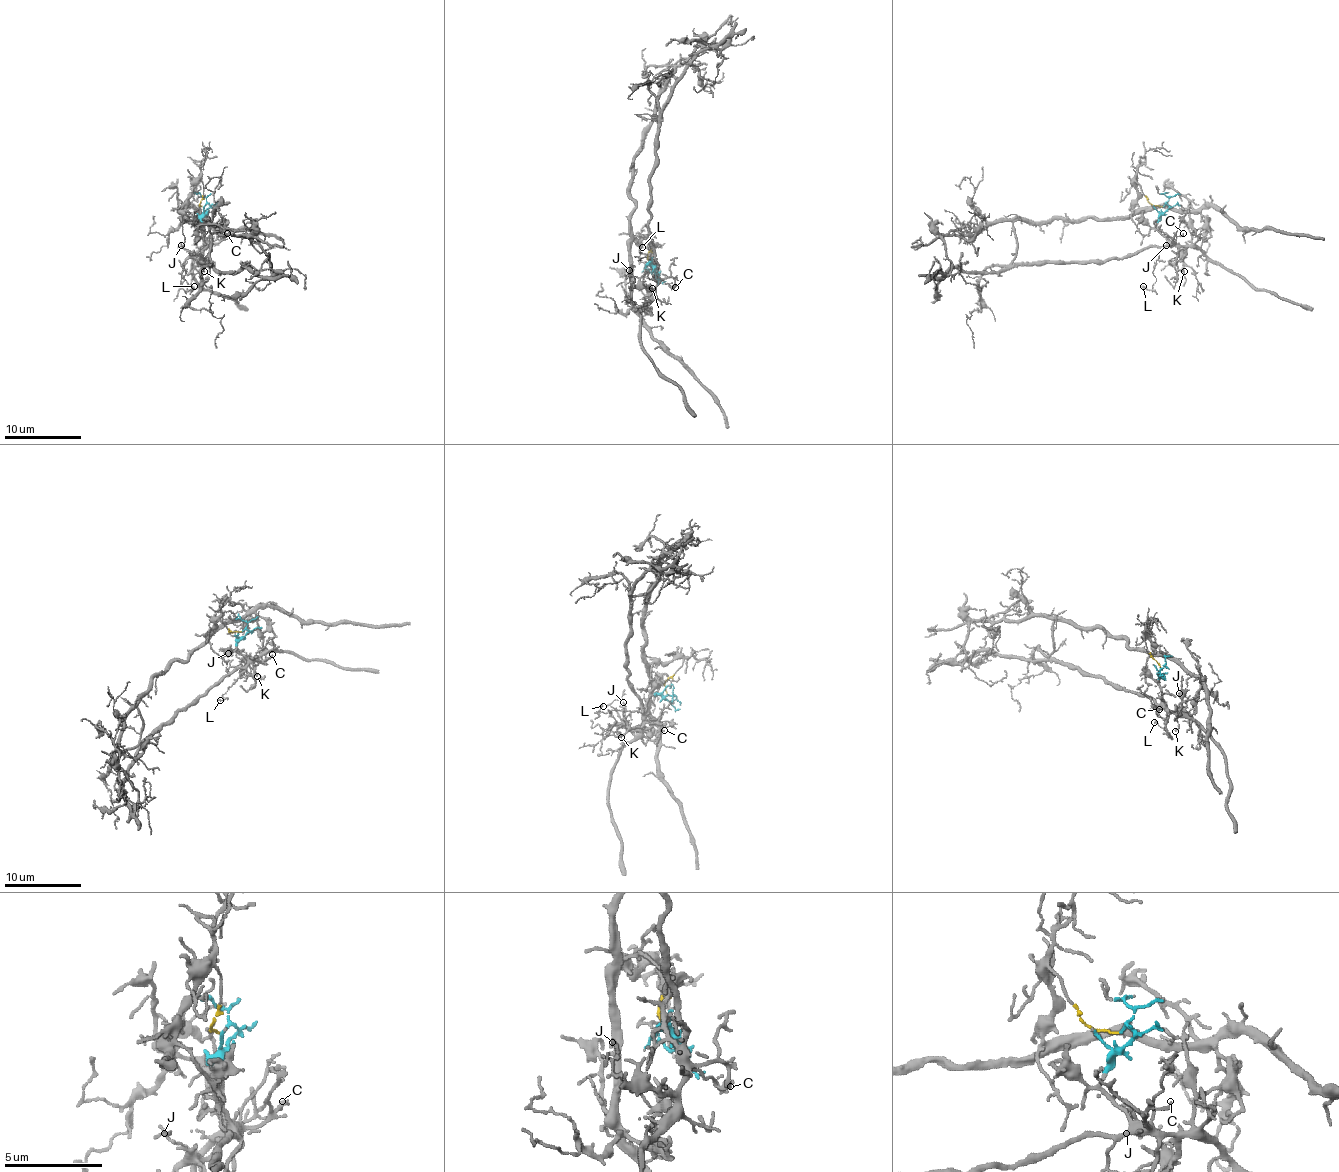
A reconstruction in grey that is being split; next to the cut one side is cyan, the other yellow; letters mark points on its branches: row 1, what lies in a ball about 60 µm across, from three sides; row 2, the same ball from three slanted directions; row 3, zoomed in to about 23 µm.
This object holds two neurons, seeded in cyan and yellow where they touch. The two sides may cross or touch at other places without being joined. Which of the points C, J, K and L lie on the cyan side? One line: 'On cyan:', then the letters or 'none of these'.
On cyan: C, J, K, L

